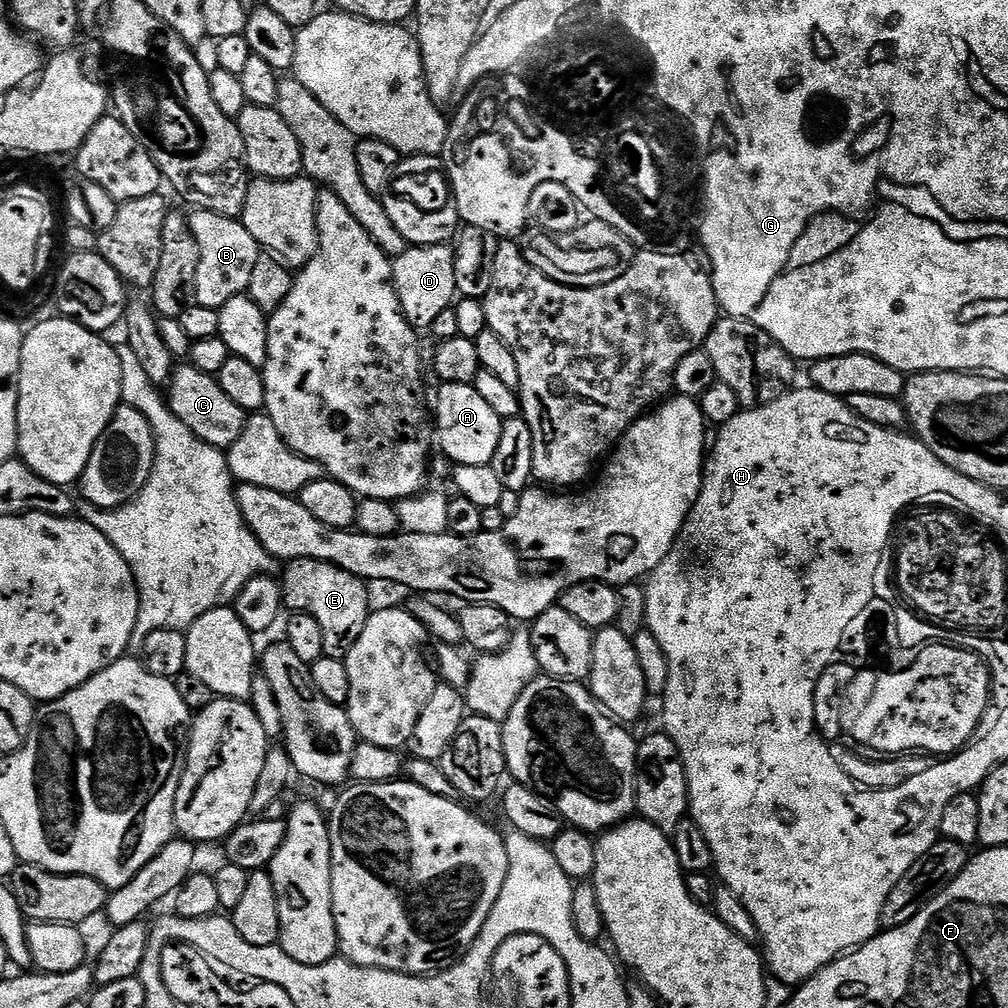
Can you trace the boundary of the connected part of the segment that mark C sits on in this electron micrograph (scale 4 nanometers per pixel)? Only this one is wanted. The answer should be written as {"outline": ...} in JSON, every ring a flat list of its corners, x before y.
{"outline":[[191,363,181,364,184,365,181,368,179,365,173,371,172,379,166,388,169,408,174,415,182,418,182,422,186,422,186,426,190,426,190,430,194,430,198,438,202,438,202,442,221,450,234,446,245,424,246,414,242,406,238,406,238,402,233,402,226,395,226,390,222,390,217,377,192,367]]}

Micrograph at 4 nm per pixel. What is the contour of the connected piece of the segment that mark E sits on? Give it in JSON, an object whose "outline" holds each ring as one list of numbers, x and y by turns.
{"outline":[[293,560,285,568,288,569,282,579,283,607,292,614,310,614,322,629,325,656,343,660,368,621,369,585,360,577,321,560]]}

